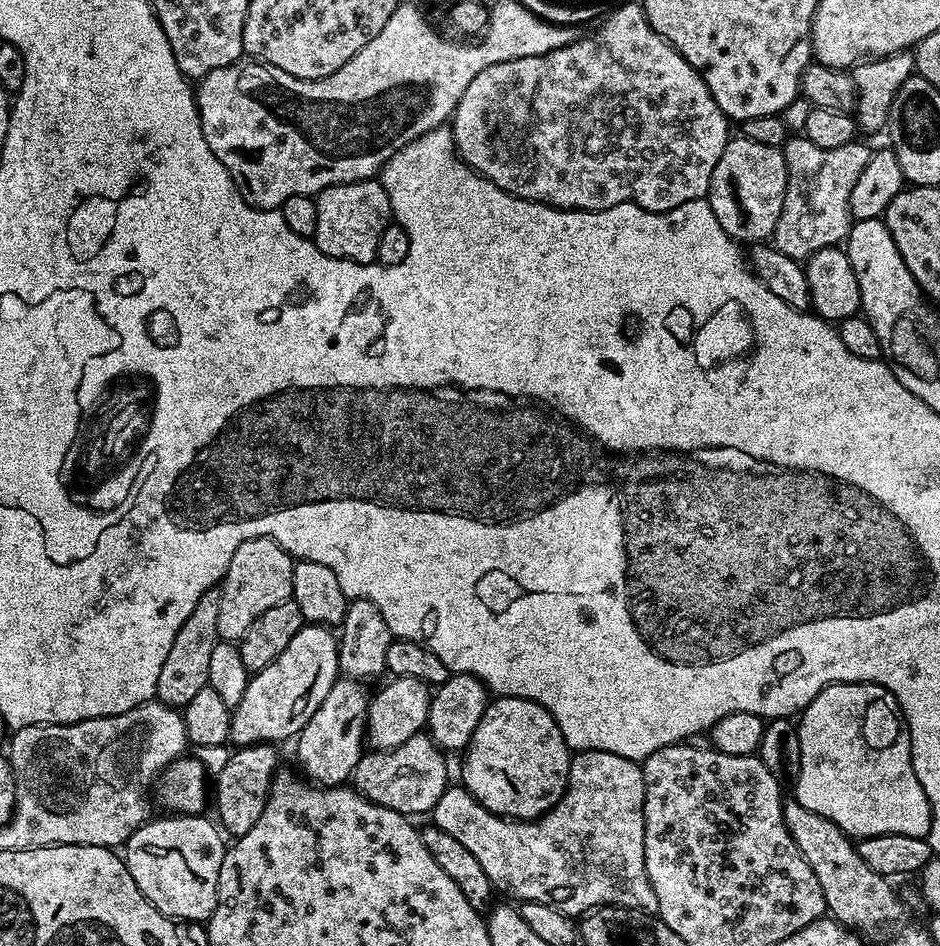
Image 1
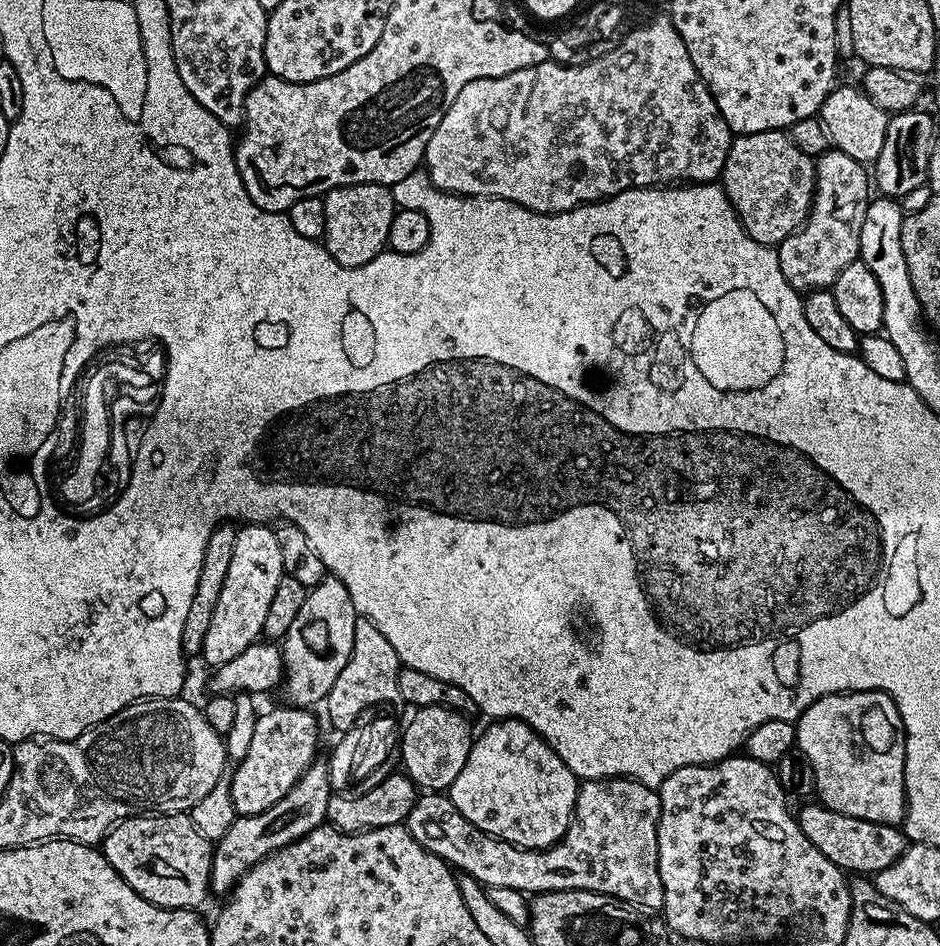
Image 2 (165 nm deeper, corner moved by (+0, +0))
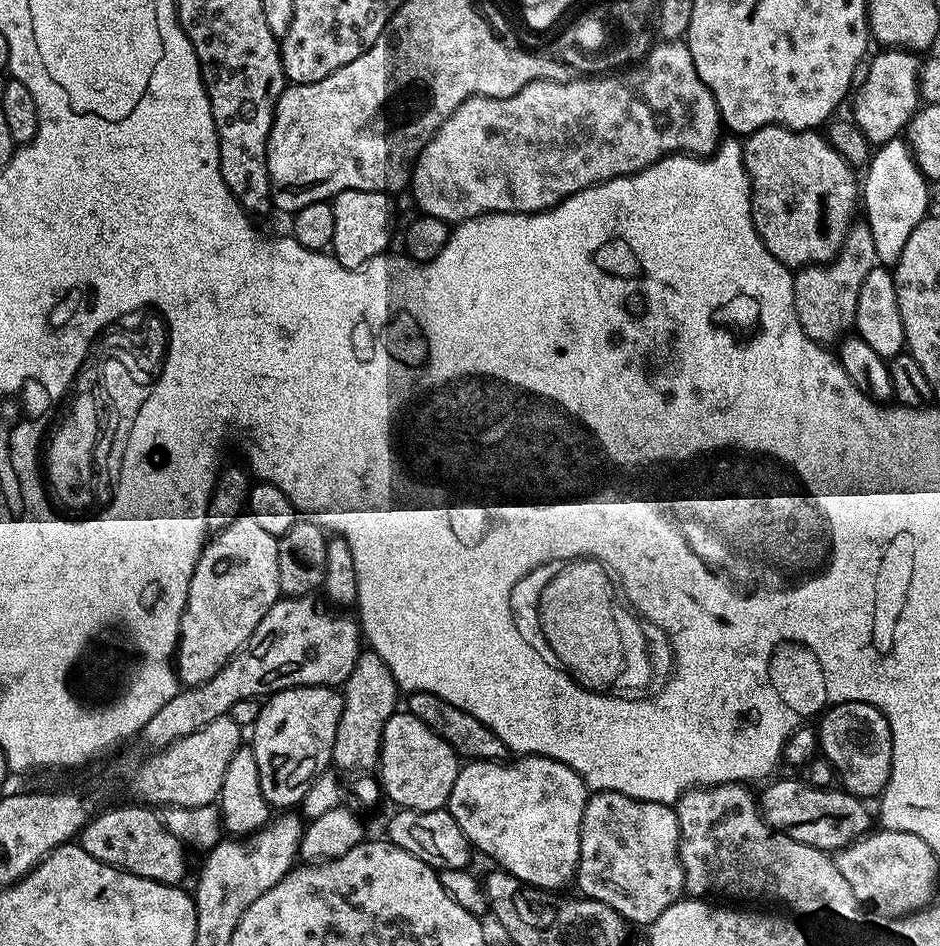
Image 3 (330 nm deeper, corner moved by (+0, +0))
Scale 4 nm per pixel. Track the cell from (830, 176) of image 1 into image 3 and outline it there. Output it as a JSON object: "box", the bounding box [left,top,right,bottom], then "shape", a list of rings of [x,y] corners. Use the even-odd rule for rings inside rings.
{"box":[793,222,877,346],"shape":[[[856,222],[848,231],[840,253],[833,260],[829,260],[827,264],[810,264],[793,275],[794,311],[809,339],[815,344],[836,346],[853,331],[858,290],[862,290],[862,282],[866,282],[866,274],[877,267],[874,234],[870,234],[867,222]]]}

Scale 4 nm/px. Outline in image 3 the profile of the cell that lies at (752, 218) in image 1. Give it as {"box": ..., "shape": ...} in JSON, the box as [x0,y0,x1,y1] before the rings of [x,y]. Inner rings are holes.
{"box":[743,126,858,270],"shape":[[[769,126],[751,133],[743,145],[754,226],[771,256],[788,270],[833,260],[858,216],[858,176],[852,165],[846,163],[842,154],[838,154],[828,139],[816,130],[796,132],[792,128]]]}

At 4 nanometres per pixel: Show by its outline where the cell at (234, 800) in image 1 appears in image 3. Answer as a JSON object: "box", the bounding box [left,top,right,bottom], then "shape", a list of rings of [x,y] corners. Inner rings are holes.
{"box":[250,684,343,810],"shape":[[[322,684],[287,688],[261,703],[256,723],[250,729],[250,747],[258,762],[262,794],[273,809],[288,810],[299,805],[316,777],[330,768],[334,734],[338,734],[343,709],[343,695],[335,687]]]}

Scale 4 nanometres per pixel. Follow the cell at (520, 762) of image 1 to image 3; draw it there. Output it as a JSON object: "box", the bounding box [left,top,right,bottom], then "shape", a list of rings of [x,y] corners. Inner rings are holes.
{"box":[446,756,590,890],"shape":[[[525,756],[509,759],[507,762],[499,760],[474,760],[465,763],[460,769],[458,778],[454,782],[454,790],[450,790],[450,798],[446,805],[448,813],[454,818],[454,822],[458,822],[458,826],[462,830],[462,834],[466,834],[468,843],[472,845],[477,853],[480,852],[484,856],[489,856],[493,860],[493,865],[499,866],[508,872],[514,878],[521,881],[522,884],[528,884],[536,889],[560,890],[567,884],[573,883],[576,875],[576,867],[580,861],[580,831],[582,830],[582,818],[584,817],[584,807],[588,801],[590,789],[574,770],[570,770],[570,766],[566,766],[562,762],[558,762],[554,758],[546,758],[545,756]]]}

